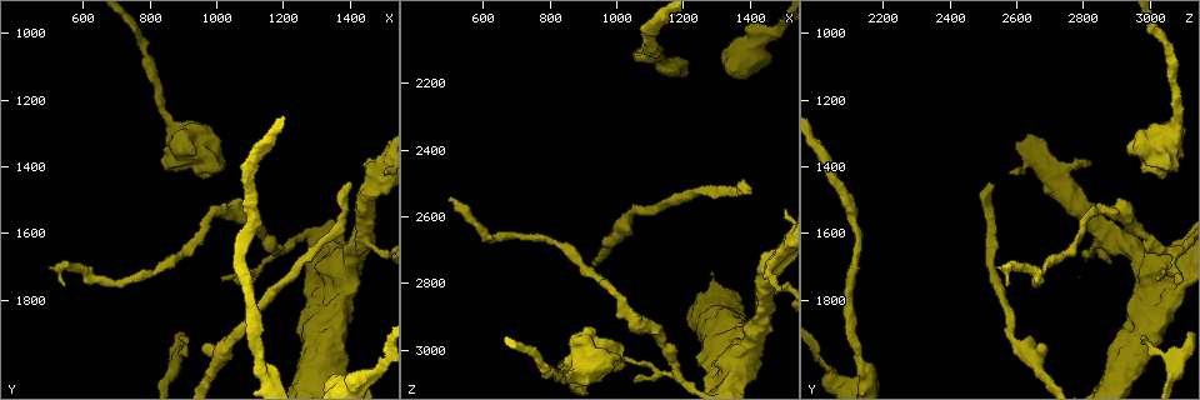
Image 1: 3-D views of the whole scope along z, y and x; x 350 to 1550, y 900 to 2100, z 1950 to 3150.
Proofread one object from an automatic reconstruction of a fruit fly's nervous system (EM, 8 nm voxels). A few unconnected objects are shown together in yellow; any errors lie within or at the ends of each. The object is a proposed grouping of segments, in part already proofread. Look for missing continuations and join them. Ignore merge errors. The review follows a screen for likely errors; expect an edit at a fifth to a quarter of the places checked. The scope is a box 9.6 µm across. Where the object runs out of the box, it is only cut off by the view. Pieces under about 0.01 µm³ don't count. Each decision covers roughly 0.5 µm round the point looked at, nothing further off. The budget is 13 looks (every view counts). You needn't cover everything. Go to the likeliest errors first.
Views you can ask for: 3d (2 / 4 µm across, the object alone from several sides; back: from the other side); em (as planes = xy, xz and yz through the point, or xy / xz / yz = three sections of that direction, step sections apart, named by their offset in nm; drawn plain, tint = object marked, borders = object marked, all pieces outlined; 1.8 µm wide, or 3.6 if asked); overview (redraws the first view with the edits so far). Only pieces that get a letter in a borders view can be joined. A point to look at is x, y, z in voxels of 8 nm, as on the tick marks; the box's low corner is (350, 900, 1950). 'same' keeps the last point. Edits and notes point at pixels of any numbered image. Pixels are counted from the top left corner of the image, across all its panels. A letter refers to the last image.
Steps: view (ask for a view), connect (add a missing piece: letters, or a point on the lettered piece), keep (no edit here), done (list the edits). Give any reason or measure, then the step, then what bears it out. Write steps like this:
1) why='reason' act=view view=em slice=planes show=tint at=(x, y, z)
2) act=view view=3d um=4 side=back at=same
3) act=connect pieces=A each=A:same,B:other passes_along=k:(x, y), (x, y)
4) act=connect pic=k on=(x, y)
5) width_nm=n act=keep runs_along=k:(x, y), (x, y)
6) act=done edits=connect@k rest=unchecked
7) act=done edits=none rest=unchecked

why='an open end' act=view view=3d um=4 at=(1370, 1450, 2530)

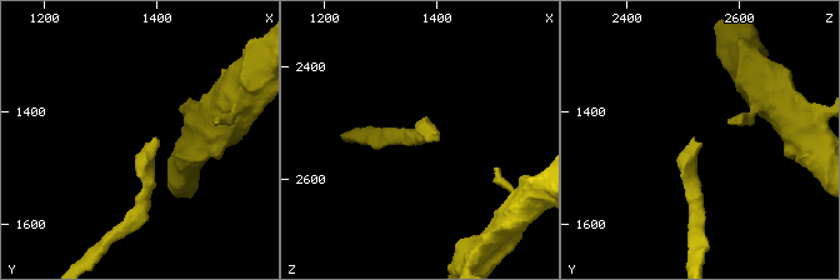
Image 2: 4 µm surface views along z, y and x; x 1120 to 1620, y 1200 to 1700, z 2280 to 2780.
why='shape alone is not enough' act=view view=em slice=planes show=tint at=(1380, 1450, 2525)

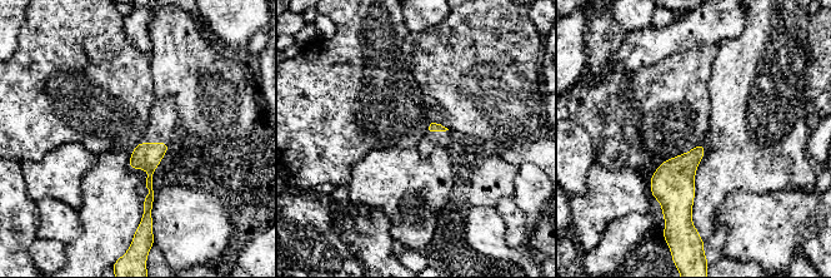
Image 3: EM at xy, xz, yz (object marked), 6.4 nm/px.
why='see the neighbours' act=view view=em slice=planes show=borders at=same

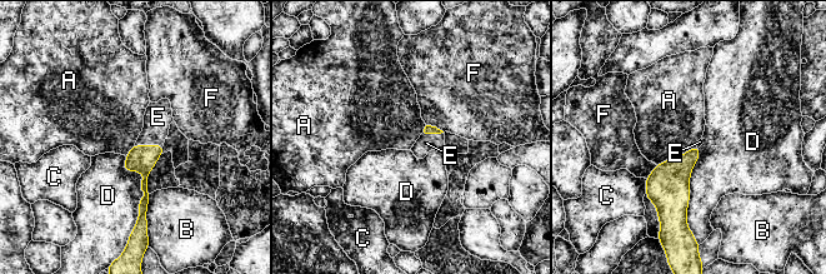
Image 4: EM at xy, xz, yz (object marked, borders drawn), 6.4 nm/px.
act=connect pieces=E each=A:other,B:other,C:other,D:other,E:same,F:other passes_along=4:(141, 158), (149, 145), (158, 116) found='the neuron continues'

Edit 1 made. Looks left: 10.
why='end of a long branch' act=view view=em slice=planes show=tint at=(550, 1760, 2580)

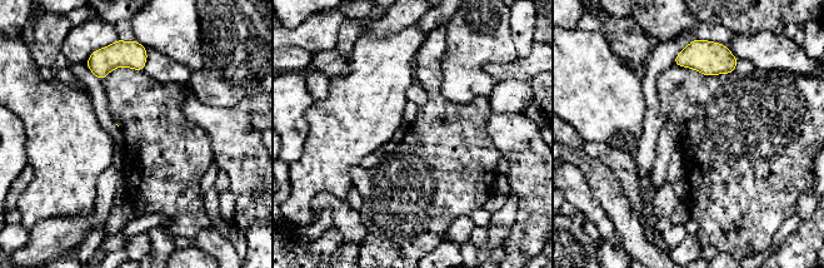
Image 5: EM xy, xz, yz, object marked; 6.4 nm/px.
why='see the neighbours' act=view view=em slice=planes show=borders at=same

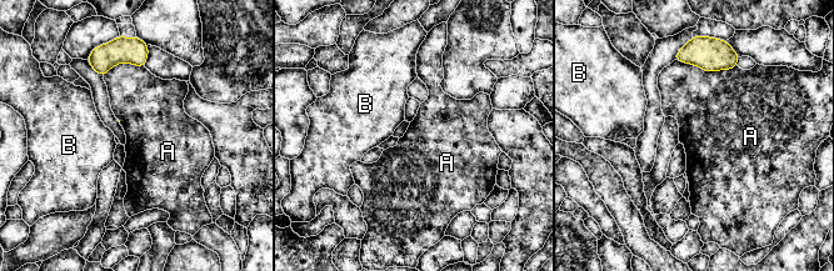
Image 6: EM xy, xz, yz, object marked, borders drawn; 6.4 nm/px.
longest_contact=A:400nm act=keep each=A:other,B:other border=6:(675, 59), (708, 71), (737, 66) found='no lettered piece goes on from it'

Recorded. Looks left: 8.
act=view view=em slice=xy step=4 show=tint at=(890, 1920, 2970)

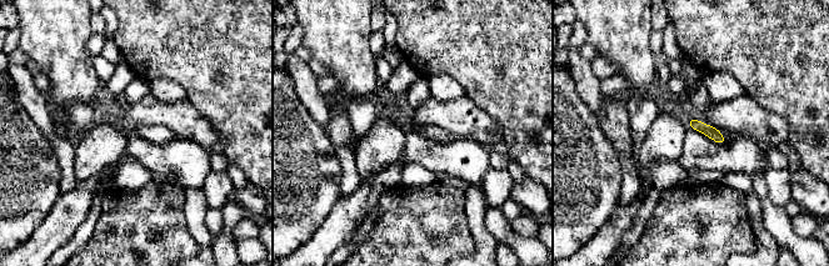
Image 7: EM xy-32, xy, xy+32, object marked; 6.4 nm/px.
act=view view=em slice=yz step=4 show=borders at=same

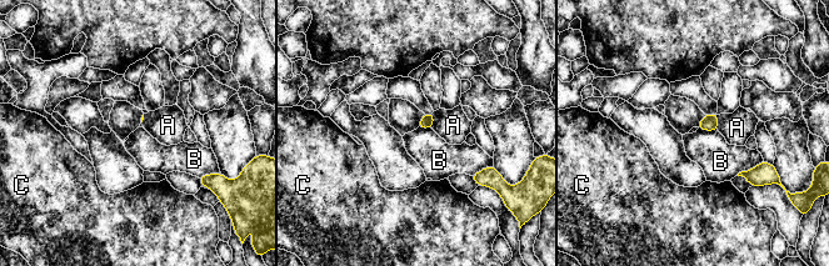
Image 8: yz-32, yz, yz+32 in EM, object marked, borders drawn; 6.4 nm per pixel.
act=keep each=A:other,B:other,C:other border=8:(763, 160), (737, 175) found='no lettered piece goes on from it'

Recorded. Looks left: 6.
why='thick turns thin' act=view view=em slice=planes show=tint at=(1130, 1960, 2120)

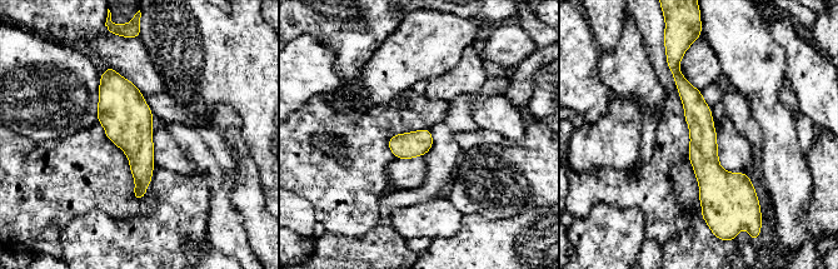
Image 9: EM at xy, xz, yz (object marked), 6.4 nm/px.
why='see the neighbours' act=view view=em slice=planes show=borders at=same

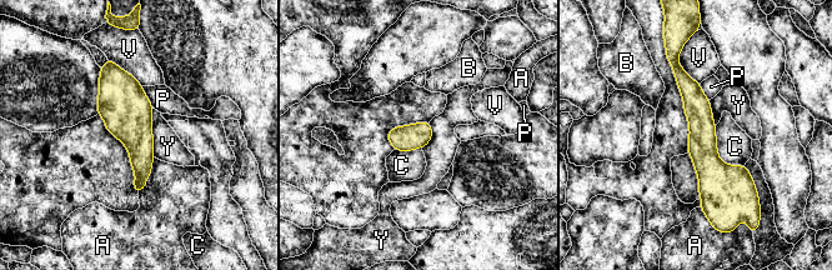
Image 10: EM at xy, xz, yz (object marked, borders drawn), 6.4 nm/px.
longest_contact=C:320nm act=keep each=A:other,B:other,C:other,P:other,V:other,Y:other runs_along=10:(672, 61), (700, 114), (705, 206) found='no lettered piece goes on from it'

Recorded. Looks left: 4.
why='an open end' act=view view=3d um=2 at=(960, 1930, 2670)

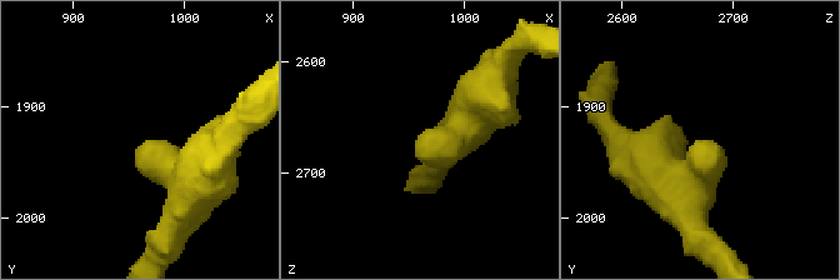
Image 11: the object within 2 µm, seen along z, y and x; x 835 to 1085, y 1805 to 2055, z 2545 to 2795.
why='now the EM' act=view view=em um=3.6 slice=planes show=tint at=(958, 1936, 2682)

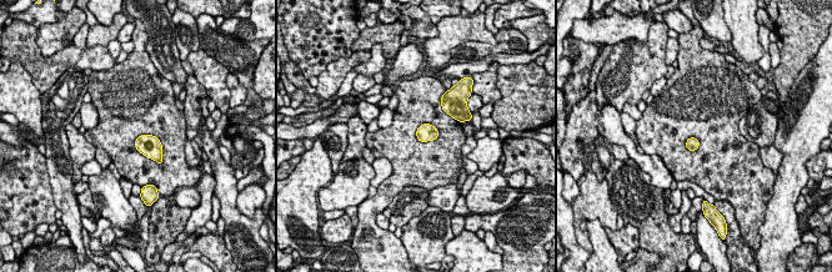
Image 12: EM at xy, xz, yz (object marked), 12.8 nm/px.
why='what lies round it' act=view view=em um=3.6 slice=planes show=borders at=same

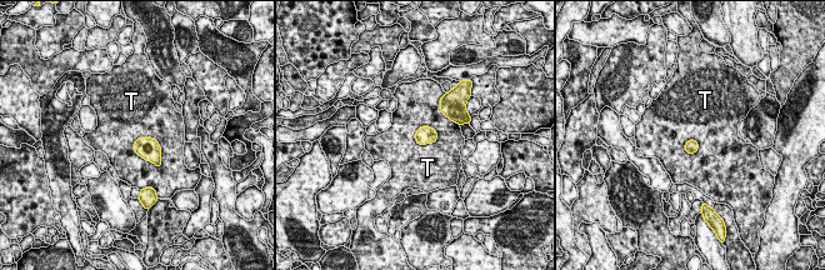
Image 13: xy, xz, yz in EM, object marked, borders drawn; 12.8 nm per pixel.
width_nm=170 act=keep each=T:other border=13:(139, 136), (158, 143), (160, 168) found='none of them fits'

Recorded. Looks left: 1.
act=done edits=connect@4 rest=unchecked

